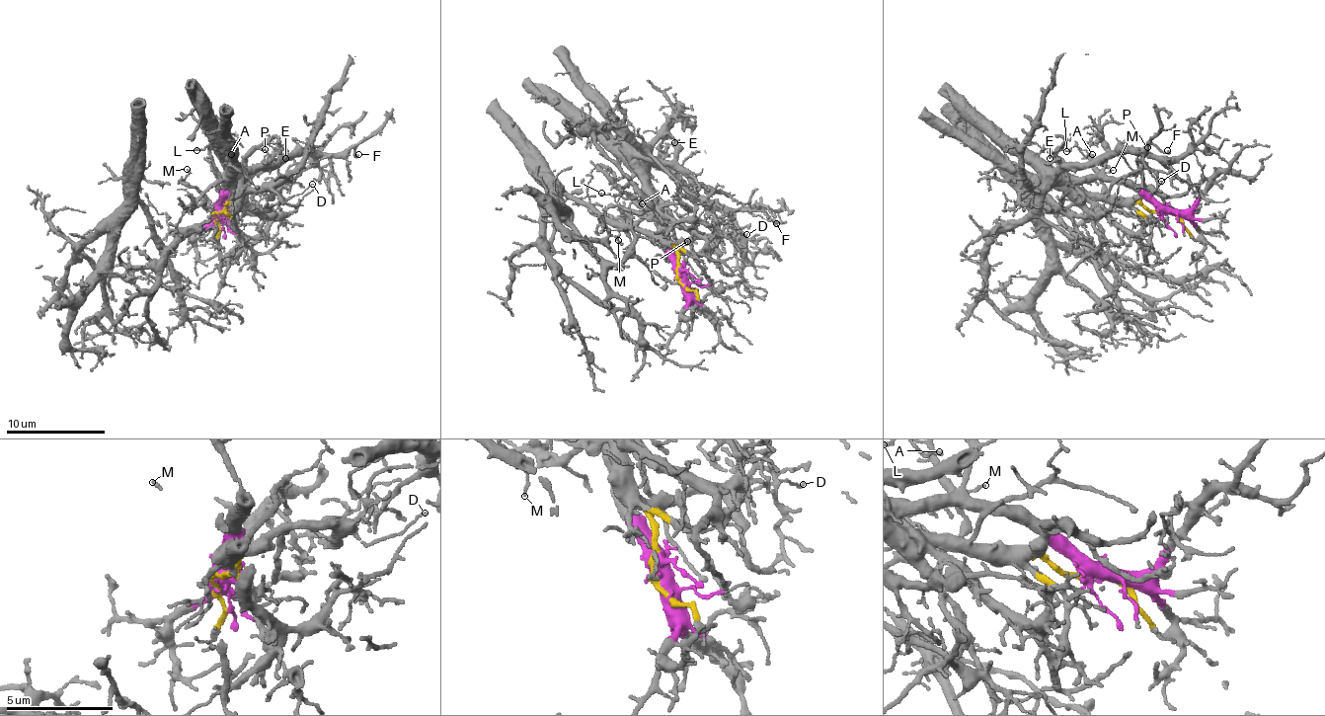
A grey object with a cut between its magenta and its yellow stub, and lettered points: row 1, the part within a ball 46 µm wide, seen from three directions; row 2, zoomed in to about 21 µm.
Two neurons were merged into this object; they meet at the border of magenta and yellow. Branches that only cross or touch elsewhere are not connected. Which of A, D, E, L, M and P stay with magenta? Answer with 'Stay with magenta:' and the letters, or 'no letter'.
Stay with magenta: E

